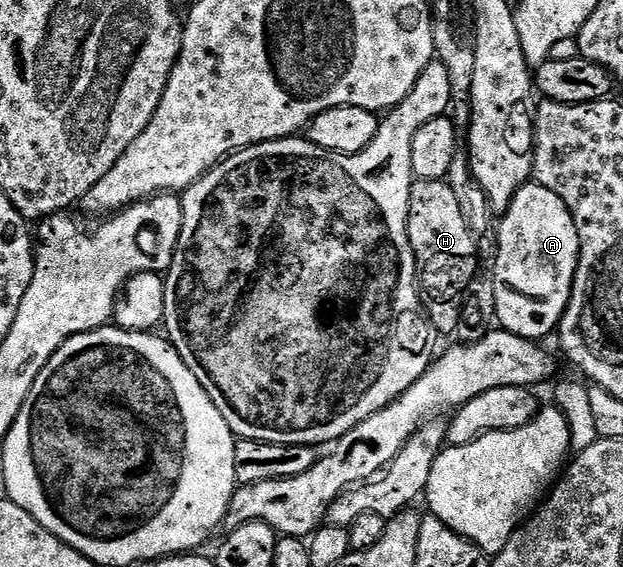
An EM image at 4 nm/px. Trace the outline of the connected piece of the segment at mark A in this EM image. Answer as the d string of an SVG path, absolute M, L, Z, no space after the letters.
M530 181L515 193L511 205L505 210L505 214L500 216L496 231L497 260L493 263L491 278L495 285L495 309L500 330L510 331L524 339L544 340L544 335L552 336L561 326L561 318L571 297L581 256L575 221L567 205L563 205L563 201L559 201L559 197L551 193L551 189L543 189L543 185Z

